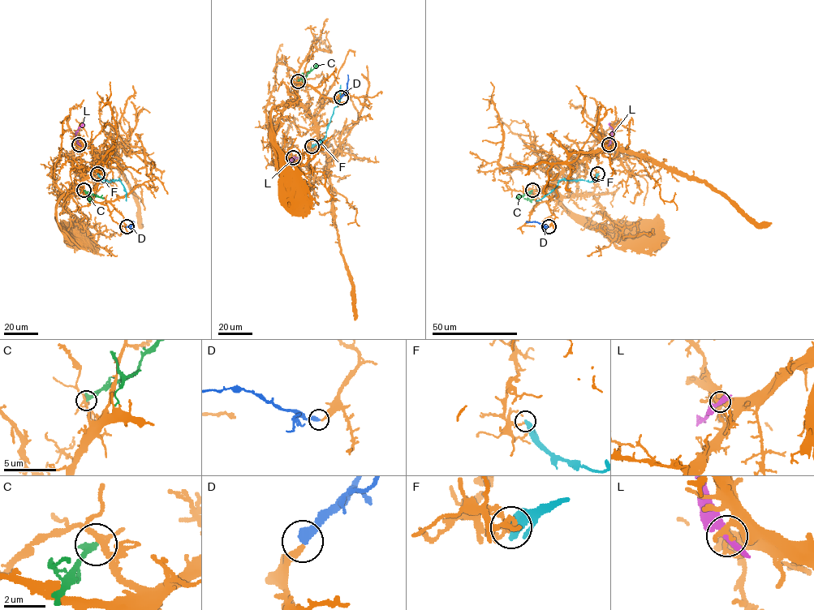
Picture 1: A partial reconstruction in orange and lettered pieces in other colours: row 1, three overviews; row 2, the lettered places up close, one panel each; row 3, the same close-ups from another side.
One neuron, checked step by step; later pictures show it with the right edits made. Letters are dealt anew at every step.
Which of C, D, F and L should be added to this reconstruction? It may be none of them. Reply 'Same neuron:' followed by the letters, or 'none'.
Same neuron: D

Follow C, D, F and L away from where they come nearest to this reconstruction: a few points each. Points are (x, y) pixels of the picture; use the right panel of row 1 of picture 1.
C: (532, 191), (518, 199)
D: (548, 227), (526, 221)
F: (597, 173), (594, 180), (588, 182), (561, 179), (550, 192), (536, 200)
L: (609, 144), (612, 131), (610, 122)

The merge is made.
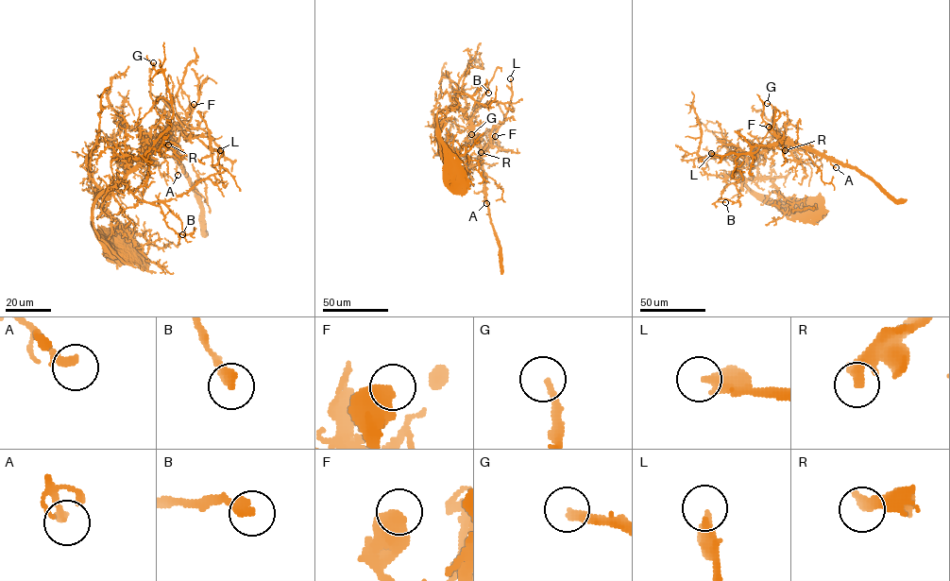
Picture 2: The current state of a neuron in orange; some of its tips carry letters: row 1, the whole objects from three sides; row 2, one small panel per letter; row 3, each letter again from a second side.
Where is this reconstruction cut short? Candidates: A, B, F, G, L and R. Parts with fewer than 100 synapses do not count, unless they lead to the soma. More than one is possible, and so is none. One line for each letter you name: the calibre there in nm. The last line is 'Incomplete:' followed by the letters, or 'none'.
Incomplete: none

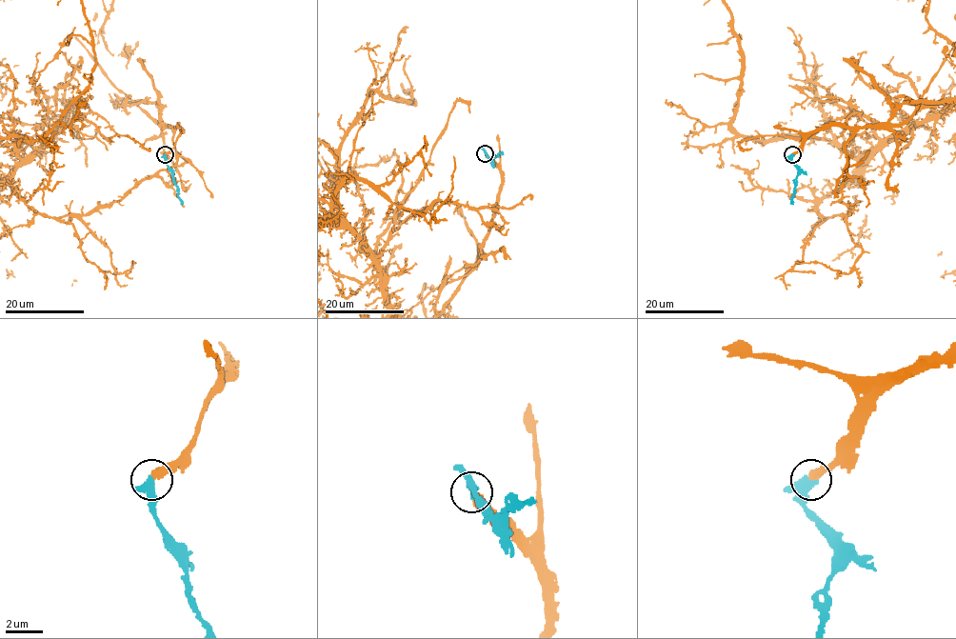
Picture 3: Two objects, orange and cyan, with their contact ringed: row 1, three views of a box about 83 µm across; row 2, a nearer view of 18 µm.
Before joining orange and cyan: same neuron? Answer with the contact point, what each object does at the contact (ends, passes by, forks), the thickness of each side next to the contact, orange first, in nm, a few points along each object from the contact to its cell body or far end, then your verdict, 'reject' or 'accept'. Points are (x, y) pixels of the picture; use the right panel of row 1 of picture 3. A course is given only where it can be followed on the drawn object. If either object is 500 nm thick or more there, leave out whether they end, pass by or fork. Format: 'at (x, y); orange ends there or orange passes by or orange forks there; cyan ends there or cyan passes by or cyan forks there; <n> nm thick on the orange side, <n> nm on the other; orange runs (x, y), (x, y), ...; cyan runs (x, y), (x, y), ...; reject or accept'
at (792, 154); orange ends there; cyan passes by; 360 nm thick on the orange side, 260 nm on the other; cyan runs (793, 155), (792, 163), (798, 171), (793, 205); accept

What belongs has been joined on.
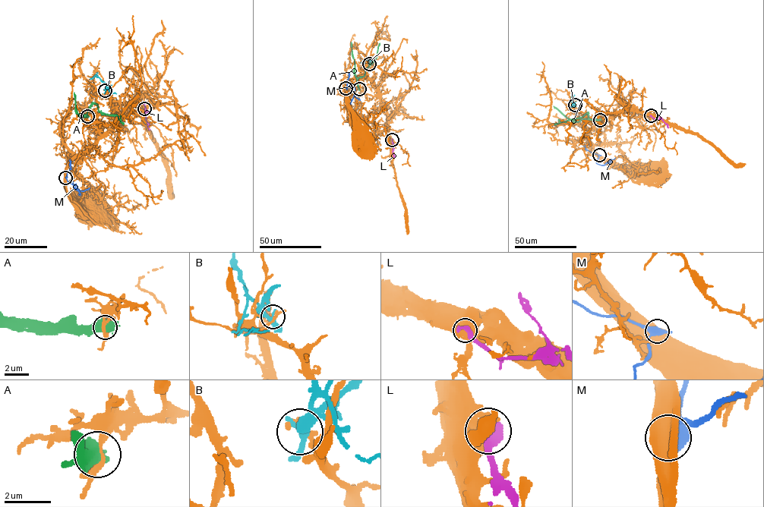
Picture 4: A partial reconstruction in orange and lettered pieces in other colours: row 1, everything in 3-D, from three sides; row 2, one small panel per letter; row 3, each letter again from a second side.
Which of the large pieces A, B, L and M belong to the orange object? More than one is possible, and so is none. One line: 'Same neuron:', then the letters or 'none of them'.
Same neuron: none of them

